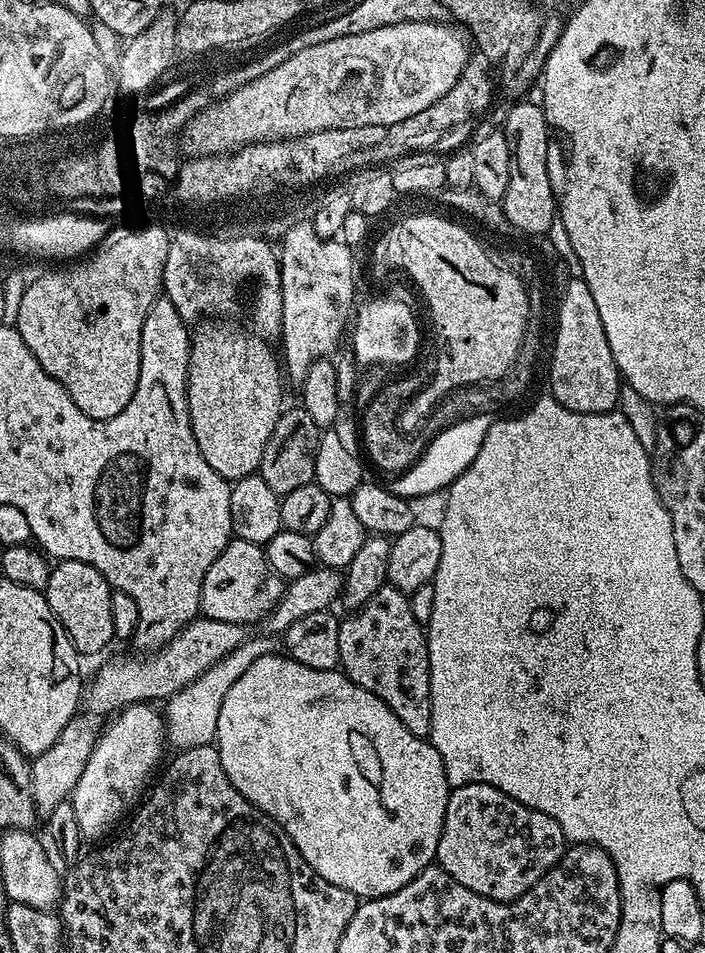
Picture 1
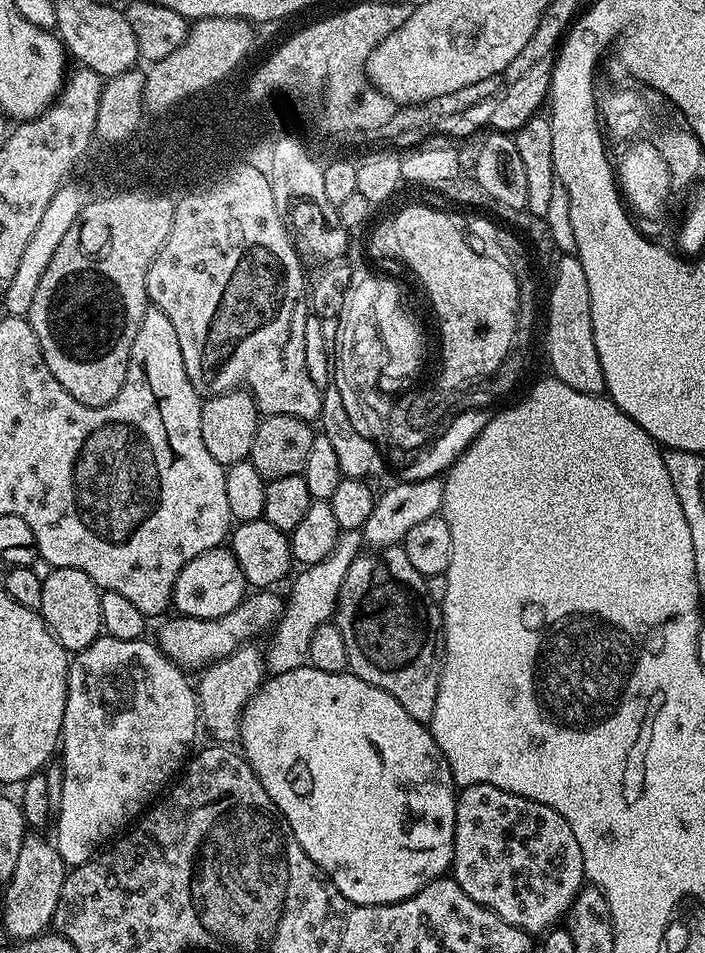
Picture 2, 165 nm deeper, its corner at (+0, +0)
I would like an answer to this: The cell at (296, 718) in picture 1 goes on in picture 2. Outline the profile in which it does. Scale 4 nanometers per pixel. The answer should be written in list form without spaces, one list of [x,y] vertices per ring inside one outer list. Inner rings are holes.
[[[305,666],[290,670],[286,674],[269,675],[248,700],[244,713],[240,715],[238,744],[244,759],[262,782],[266,794],[270,794],[277,813],[294,834],[302,850],[306,850],[306,854],[320,867],[321,872],[334,882],[334,886],[338,886],[340,893],[348,899],[349,905],[397,904],[399,900],[410,898],[418,890],[425,888],[431,880],[441,879],[451,869],[458,785],[431,731],[421,721],[410,718],[410,714],[402,710],[398,698],[390,698],[386,690],[378,690],[378,686],[362,682],[362,678],[353,676],[348,670],[327,672]]]

